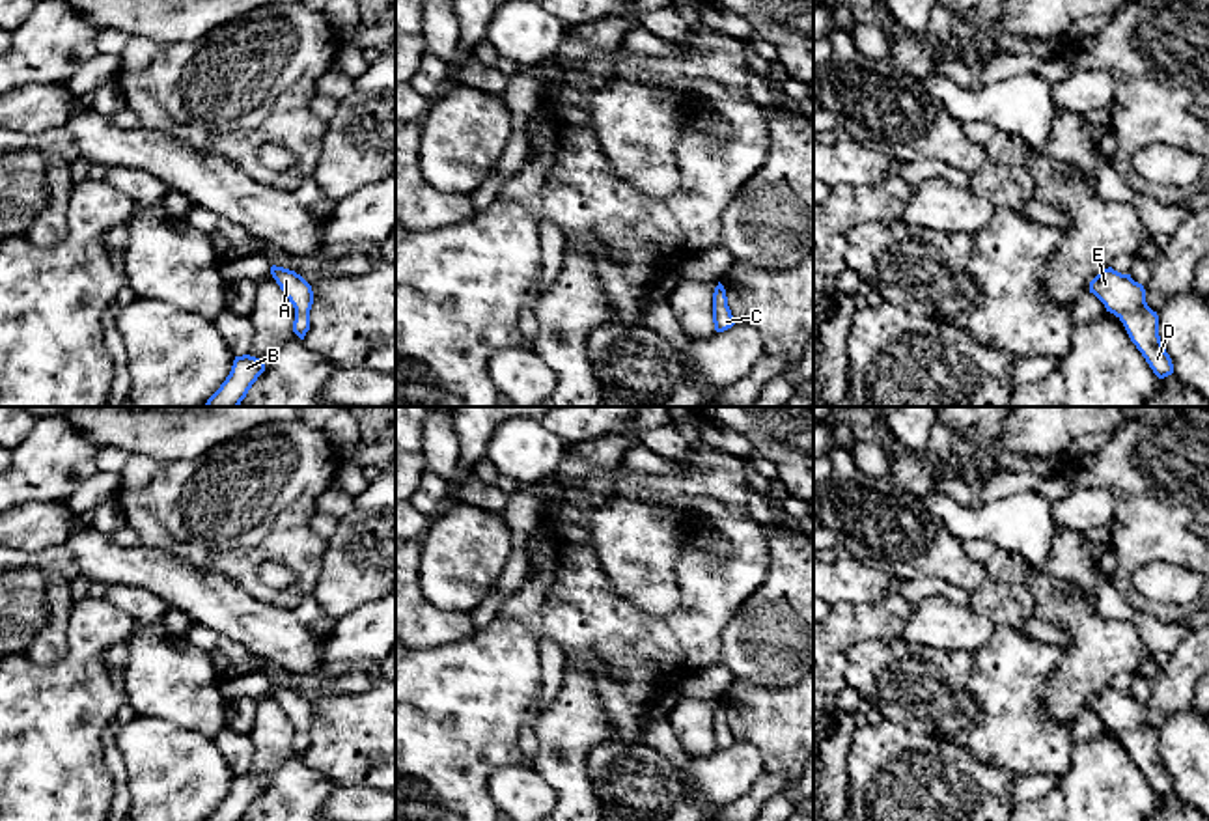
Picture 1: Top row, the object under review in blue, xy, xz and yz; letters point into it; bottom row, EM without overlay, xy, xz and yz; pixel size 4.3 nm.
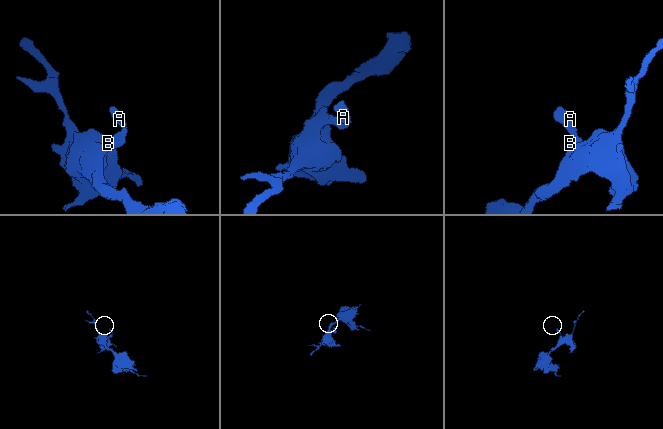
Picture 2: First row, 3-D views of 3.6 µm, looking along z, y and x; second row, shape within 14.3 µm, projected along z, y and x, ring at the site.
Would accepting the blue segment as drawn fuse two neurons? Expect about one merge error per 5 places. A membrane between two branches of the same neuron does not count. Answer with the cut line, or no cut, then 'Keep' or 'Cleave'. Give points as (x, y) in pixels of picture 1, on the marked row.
No split. Keep

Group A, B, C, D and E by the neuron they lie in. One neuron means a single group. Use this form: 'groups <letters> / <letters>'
groups A B C D E

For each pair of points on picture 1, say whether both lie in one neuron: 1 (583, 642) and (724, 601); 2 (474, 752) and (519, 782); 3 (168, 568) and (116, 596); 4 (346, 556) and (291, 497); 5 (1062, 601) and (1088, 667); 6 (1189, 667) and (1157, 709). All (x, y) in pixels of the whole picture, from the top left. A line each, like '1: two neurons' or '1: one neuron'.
1: one neuron
2: two neurons
3: two neurons
4: two neurons
5: one neuron
6: one neuron

